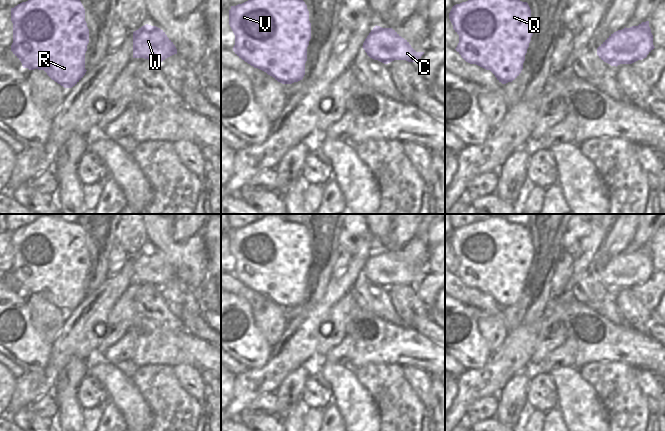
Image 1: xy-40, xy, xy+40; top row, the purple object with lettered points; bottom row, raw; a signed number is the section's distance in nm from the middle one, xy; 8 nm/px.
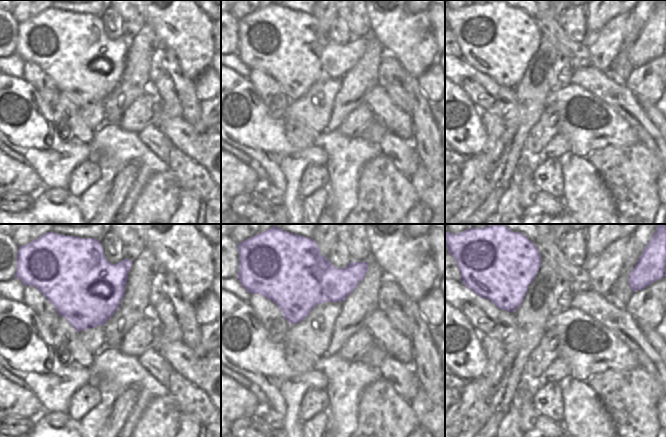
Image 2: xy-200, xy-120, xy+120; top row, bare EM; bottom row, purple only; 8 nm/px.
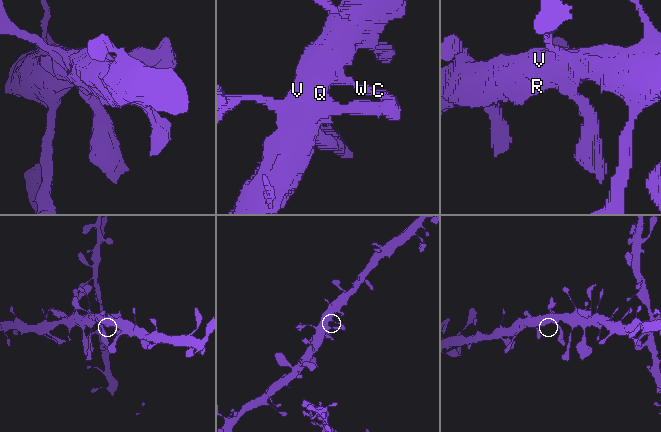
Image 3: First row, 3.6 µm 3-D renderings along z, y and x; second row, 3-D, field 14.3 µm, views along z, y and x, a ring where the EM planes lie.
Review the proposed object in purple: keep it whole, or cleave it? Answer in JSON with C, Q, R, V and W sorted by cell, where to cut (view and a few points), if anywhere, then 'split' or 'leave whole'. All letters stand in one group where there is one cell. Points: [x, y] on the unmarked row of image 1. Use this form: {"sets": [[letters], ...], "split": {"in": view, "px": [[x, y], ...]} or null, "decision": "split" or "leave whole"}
{"sets": [["C", "Q", "R", "V", "W"]], "split": null, "decision": "leave whole"}

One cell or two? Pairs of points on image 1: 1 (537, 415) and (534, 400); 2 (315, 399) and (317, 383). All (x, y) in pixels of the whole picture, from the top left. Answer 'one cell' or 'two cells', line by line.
1: two cells
2: one cell

